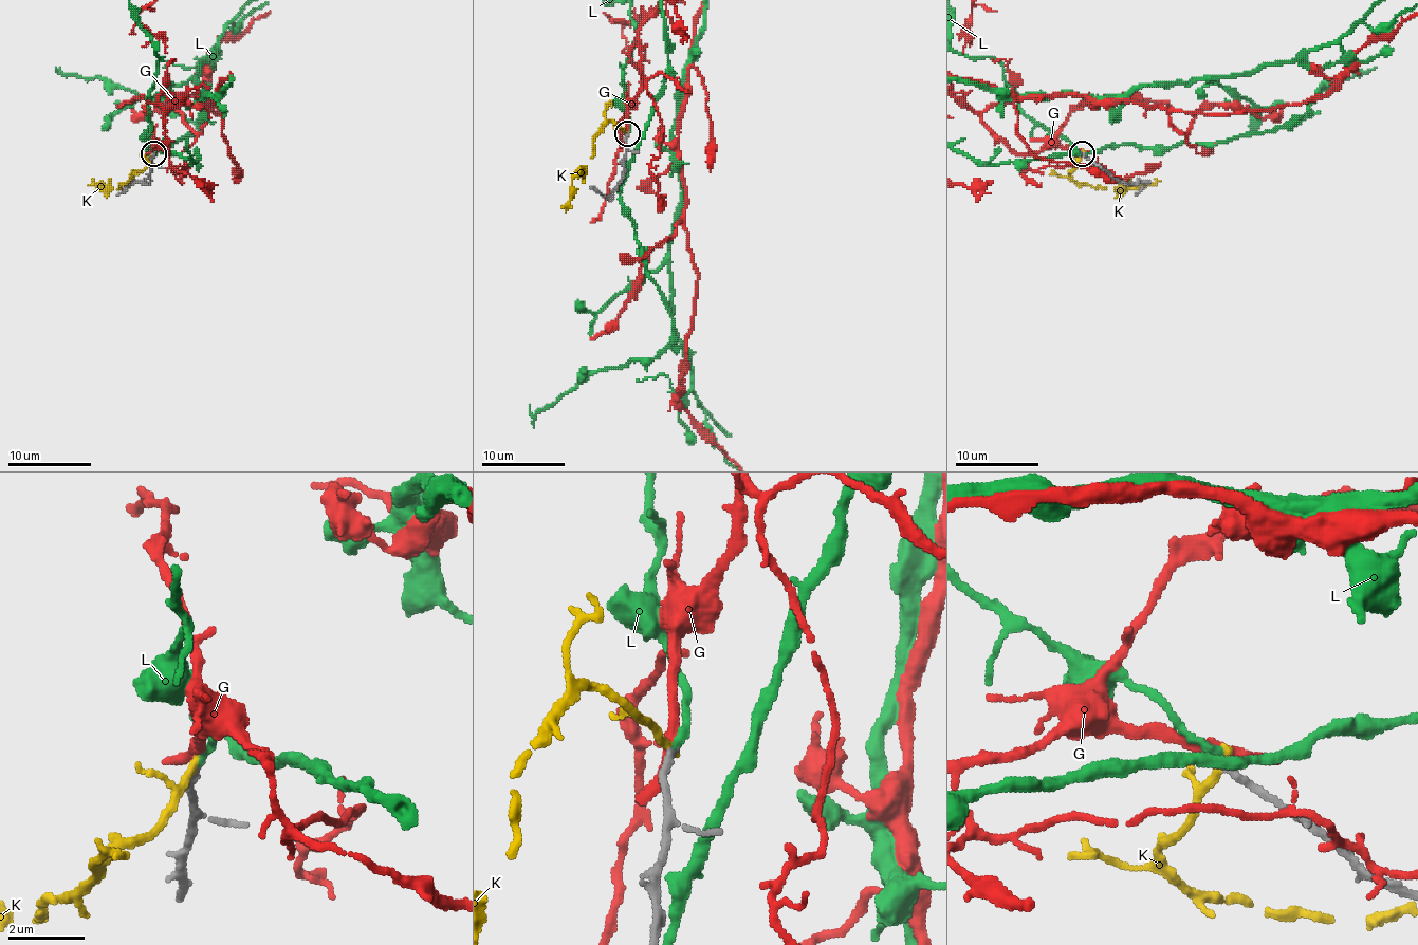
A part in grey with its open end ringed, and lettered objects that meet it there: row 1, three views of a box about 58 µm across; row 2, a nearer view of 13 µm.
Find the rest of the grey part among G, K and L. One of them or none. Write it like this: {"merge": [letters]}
{"merge": ["L"]}

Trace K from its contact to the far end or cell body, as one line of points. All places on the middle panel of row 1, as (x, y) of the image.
K: (628, 134), (611, 122), (603, 128), (592, 143), (592, 155), (571, 180), (571, 197), (565, 211)

